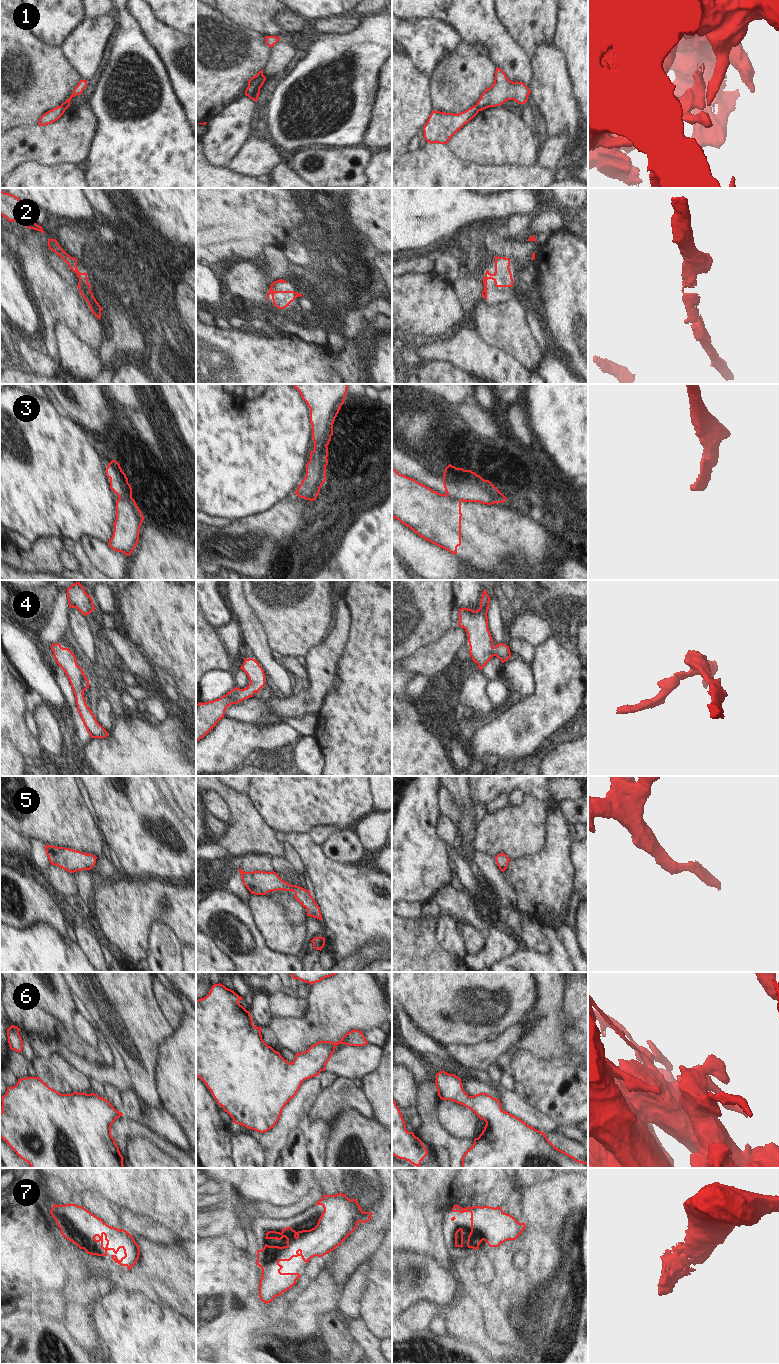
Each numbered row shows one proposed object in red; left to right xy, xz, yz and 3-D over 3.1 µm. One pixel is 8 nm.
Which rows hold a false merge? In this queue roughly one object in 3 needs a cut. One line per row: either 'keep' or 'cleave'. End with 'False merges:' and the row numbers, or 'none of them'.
1: cleave
2: keep
3: cleave
4: keep
5: keep
6: keep
7: keep
False merges: 1, 3

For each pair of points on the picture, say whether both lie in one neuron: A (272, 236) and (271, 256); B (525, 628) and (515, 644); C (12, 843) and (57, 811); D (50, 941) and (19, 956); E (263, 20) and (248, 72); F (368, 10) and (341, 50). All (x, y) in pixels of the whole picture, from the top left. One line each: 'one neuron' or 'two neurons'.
A: two neurons
B: two neurons
C: two neurons
D: one neuron
E: two neurons
F: two neurons

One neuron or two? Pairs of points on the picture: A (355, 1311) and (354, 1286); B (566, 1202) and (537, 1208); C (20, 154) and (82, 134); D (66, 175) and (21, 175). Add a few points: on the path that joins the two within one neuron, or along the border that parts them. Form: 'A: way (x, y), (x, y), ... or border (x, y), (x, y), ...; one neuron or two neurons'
A: way (354, 1305), (354, 1292); one neuron
B: way (559, 1202), (550, 1202), (544, 1206); one neuron
C: way (34, 143), (59, 143), (66, 141); one neuron
D: way (55, 175), (32, 175); one neuron

